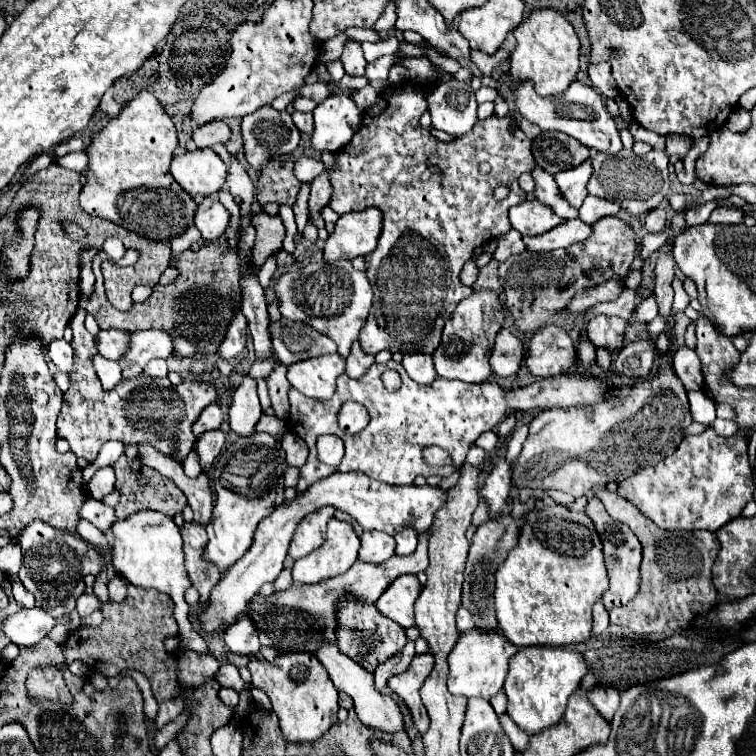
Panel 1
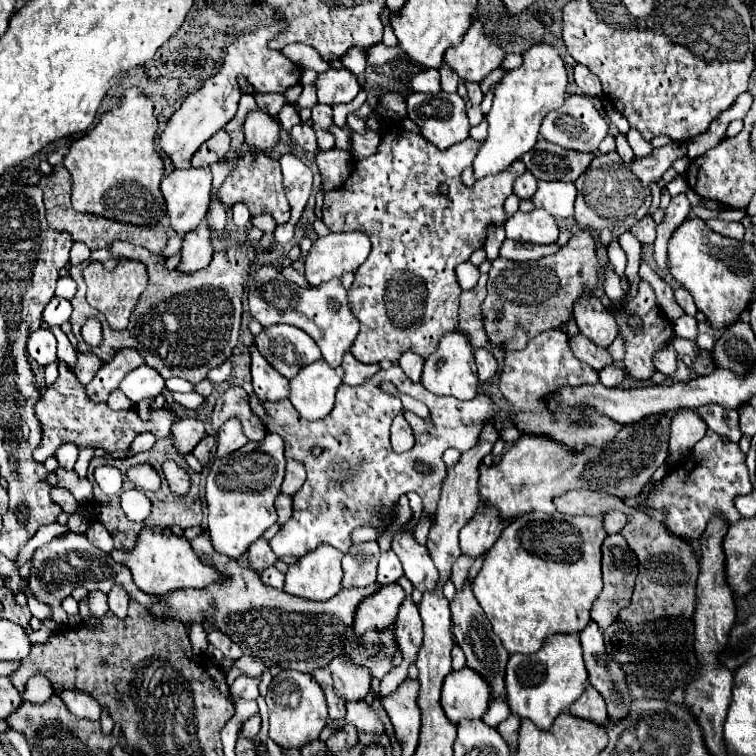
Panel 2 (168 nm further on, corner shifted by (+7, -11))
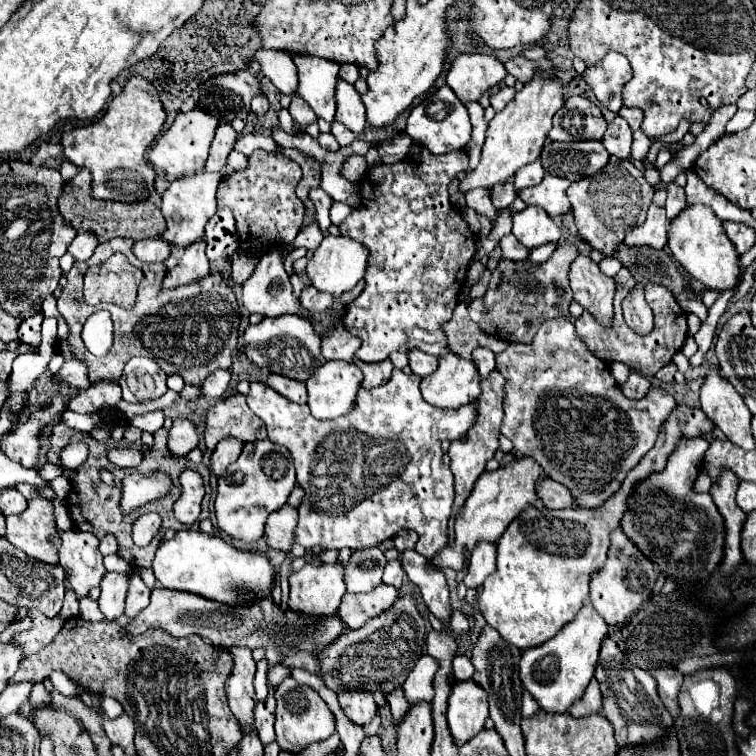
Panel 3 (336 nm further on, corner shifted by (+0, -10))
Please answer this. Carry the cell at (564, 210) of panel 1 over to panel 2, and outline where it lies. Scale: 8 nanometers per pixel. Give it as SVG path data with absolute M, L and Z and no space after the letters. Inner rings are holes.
M524 172L522 176L518 176L518 180L514 182L514 194L518 198L530 198L530 196L534 196L534 192L536 192L534 176L530 172Z

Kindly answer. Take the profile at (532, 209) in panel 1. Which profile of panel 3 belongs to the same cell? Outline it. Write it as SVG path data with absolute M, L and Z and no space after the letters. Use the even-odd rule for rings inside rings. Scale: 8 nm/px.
M527 207L513 215L513 235L527 249L557 243L561 237L561 227L545 213L541 207Z

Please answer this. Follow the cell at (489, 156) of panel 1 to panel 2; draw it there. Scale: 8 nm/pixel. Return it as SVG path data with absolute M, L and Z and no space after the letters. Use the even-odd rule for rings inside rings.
M386 124L384 132L382 132L382 140L380 140L380 146L378 146L378 152L364 158L364 160L356 160L352 164L352 174L348 176L348 180L336 188L334 192L326 192L324 196L324 206L322 206L322 220L324 224L330 228L330 232L352 232L352 230L358 230L358 232L364 232L370 242L372 242L372 254L368 256L368 260L356 270L354 274L354 284L352 288L348 290L348 296L350 296L350 310L354 312L356 320L360 322L360 332L356 336L356 342L352 344L350 352L356 360L364 362L364 364L378 364L380 360L392 360L396 362L404 352L412 350L416 354L420 354L422 358L428 358L432 352L436 352L438 348L438 342L440 338L446 334L446 332L452 332L456 326L458 326L458 296L460 296L460 286L456 282L456 274L454 274L454 268L460 264L460 262L466 262L470 260L470 254L478 248L484 246L484 240L486 240L486 230L490 224L496 224L496 226L502 226L506 222L506 214L504 214L504 200L512 194L512 184L514 180L526 170L524 164L520 160L516 160L514 164L510 164L508 170L496 174L496 176L484 176L482 180L476 180L472 188L464 186L460 176L464 172L464 168L468 168L478 152L482 142L476 142L472 138L460 142L460 144L454 144L450 146L448 150L438 150L436 146L432 146L430 142L422 140L420 134L412 134L412 132L406 132L402 130L398 124Z

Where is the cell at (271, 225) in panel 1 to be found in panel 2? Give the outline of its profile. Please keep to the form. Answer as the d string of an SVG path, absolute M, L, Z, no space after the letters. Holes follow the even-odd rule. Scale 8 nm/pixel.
M108 244L108 248L94 250L88 262L70 266L70 276L78 284L78 292L70 300L74 306L70 324L72 334L78 340L76 352L90 352L88 344L80 336L80 328L88 316L96 316L104 328L104 342L96 348L94 354L108 364L112 356L122 348L134 348L144 358L144 364L154 368L162 378L184 378L192 384L198 384L206 378L208 370L216 368L218 364L226 362L232 354L232 348L238 342L240 332L240 316L242 316L242 296L244 284L248 280L248 268L254 264L256 252L248 244L232 244L228 250L220 250L212 256L212 262L192 274L184 274L178 270L166 270L164 258L148 252L142 246L134 244ZM114 256L128 256L130 260L138 260L148 270L148 286L142 292L132 316L130 324L124 330L112 330L106 324L106 318L98 314L90 304L84 300L87 286L82 278L82 270L92 261L104 262L108 268L112 266Z

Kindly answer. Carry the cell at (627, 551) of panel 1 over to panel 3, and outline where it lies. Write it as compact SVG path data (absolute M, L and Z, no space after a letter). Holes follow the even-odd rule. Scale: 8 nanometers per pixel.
M617 527L611 533L611 547L609 547L607 561L603 569L591 579L589 601L595 607L595 611L605 619L605 623L613 627L623 623L633 611L637 611L651 597L655 579L657 579L657 569L651 563L651 559L647 555L641 555L637 545L623 533L621 527Z

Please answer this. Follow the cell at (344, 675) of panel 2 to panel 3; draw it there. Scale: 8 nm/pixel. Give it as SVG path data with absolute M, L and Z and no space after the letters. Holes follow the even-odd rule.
M363 689L341 691L339 693L339 705L345 711L345 715L357 725L371 721L375 711L377 711L377 703L373 699L373 693L363 691Z

